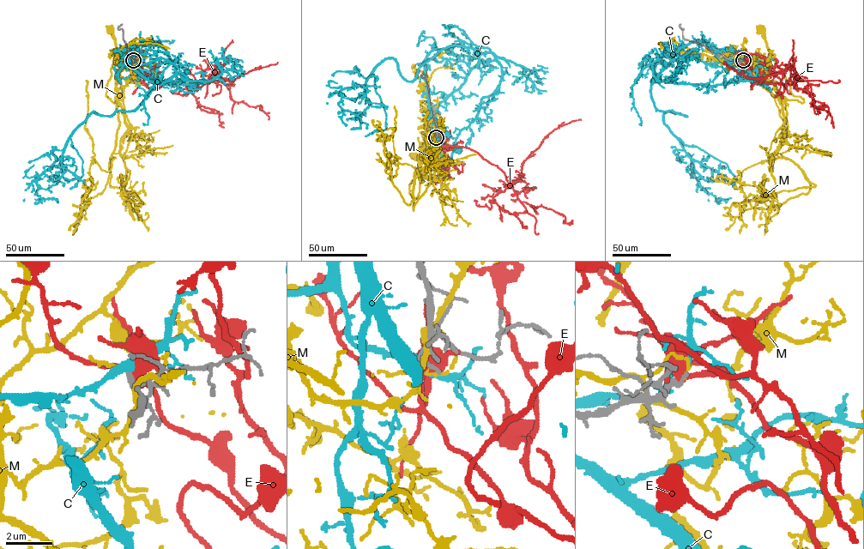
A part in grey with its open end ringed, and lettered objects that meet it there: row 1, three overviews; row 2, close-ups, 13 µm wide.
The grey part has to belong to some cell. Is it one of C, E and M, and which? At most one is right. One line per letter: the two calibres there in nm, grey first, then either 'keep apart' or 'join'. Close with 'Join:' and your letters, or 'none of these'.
C: calibres 200 and 340 nm; keep apart
E: calibres 240 and 380 nm; keep apart
M: calibres 200 and 110 nm; keep apart
Join: none of these

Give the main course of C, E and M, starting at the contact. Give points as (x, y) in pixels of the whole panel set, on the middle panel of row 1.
C: (436, 137), (425, 59), (463, 46), (411, 81), (386, 58), (345, 87), (339, 105), (360, 123)
E: (436, 137), (442, 149), (467, 147), (496, 165), (508, 186), (521, 178), (522, 162), (545, 137), (581, 119)
M: (436, 137), (427, 137), (420, 153), (419, 192), (415, 198), (409, 186), (419, 161), (413, 154)

